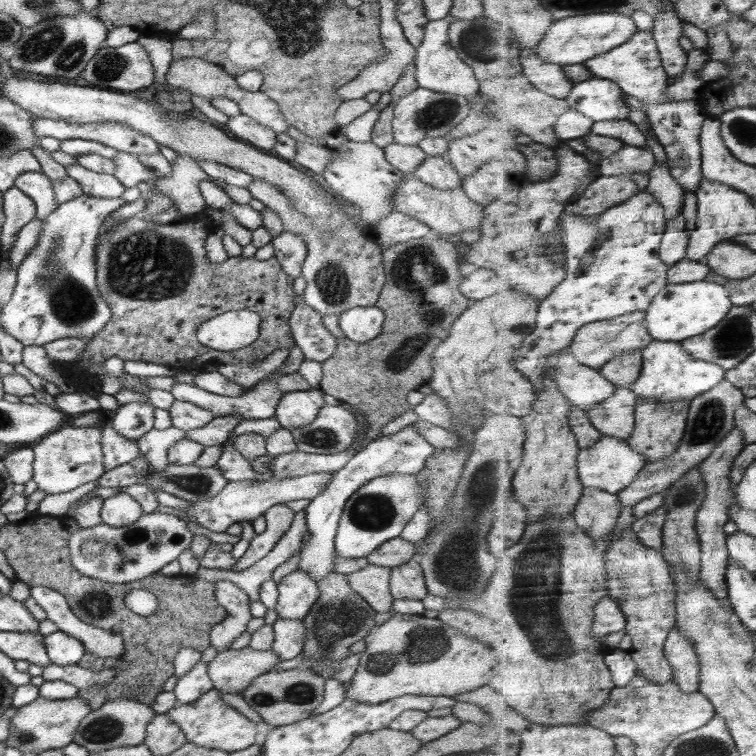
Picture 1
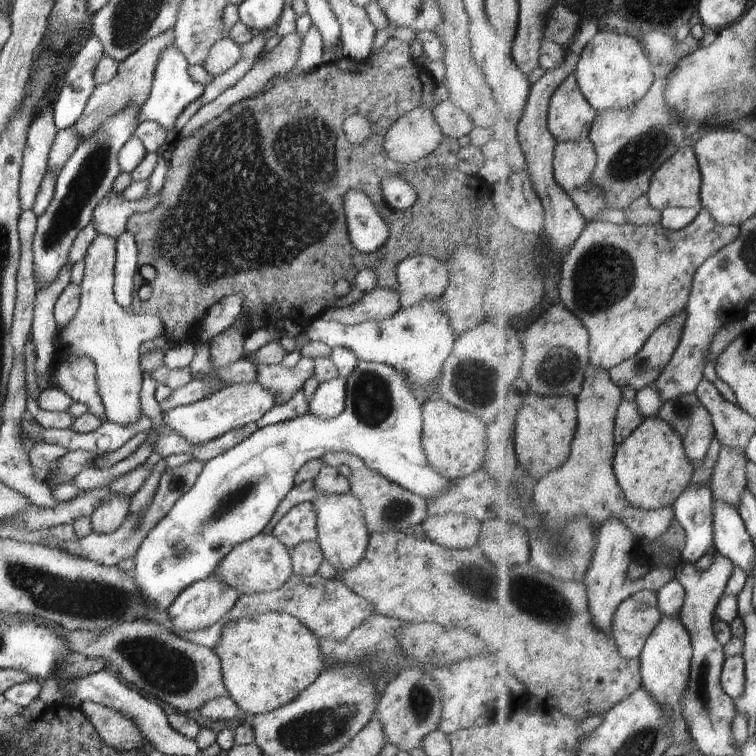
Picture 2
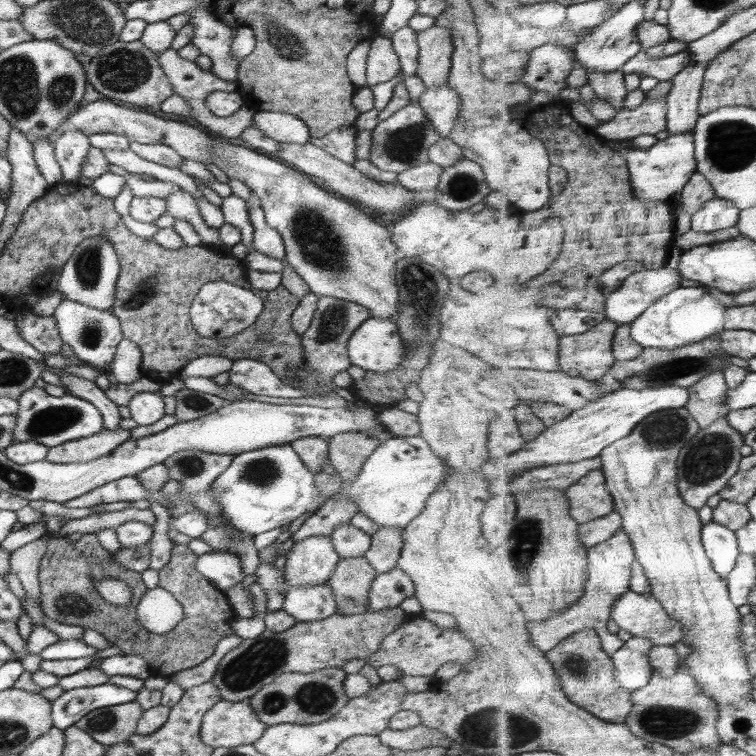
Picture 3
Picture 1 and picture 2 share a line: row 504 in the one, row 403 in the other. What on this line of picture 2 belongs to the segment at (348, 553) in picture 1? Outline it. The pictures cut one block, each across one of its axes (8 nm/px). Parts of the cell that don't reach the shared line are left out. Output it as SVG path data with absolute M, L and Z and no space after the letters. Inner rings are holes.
M359 360L345 378L345 383L345 407L336 418L322 420L307 412L287 422L258 428L234 448L204 462L194 486L176 499L166 516L148 531L135 554L131 573L137 591L141 593L145 603L166 611L185 588L196 581L207 579L232 547L263 532L276 514L280 501L295 485L293 476L296 476L300 467L309 460L322 458L327 452L353 452L368 468L424 500L439 495L454 482L436 472L426 460L421 443L422 404L397 370L384 363Z

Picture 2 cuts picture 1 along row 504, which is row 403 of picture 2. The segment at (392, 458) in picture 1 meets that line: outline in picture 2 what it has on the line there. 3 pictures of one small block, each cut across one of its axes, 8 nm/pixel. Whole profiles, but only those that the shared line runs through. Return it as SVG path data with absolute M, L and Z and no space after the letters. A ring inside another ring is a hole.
M338 376L318 385L316 392L308 399L308 411L322 420L333 419L345 407L347 384Z

